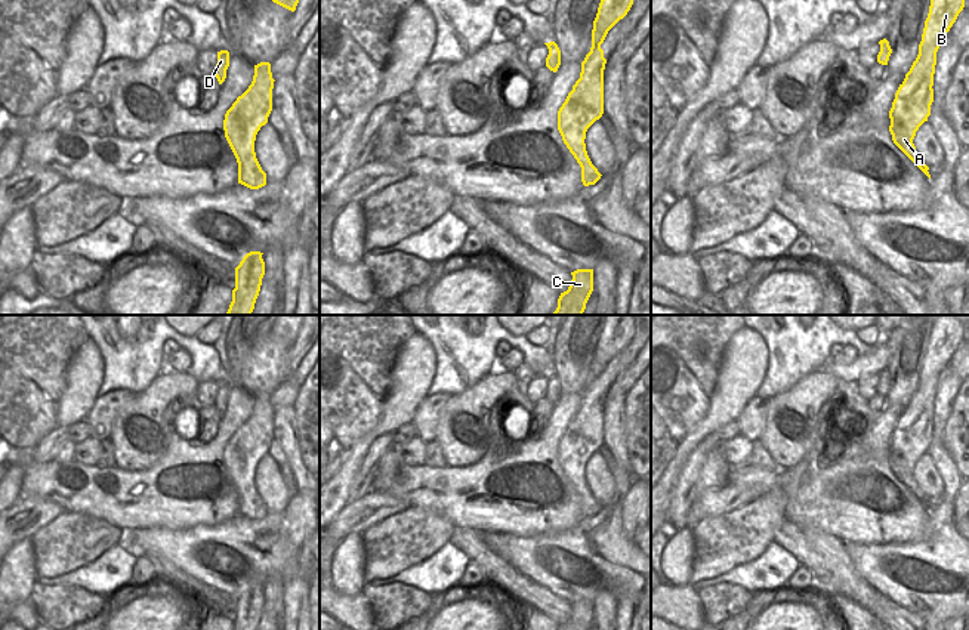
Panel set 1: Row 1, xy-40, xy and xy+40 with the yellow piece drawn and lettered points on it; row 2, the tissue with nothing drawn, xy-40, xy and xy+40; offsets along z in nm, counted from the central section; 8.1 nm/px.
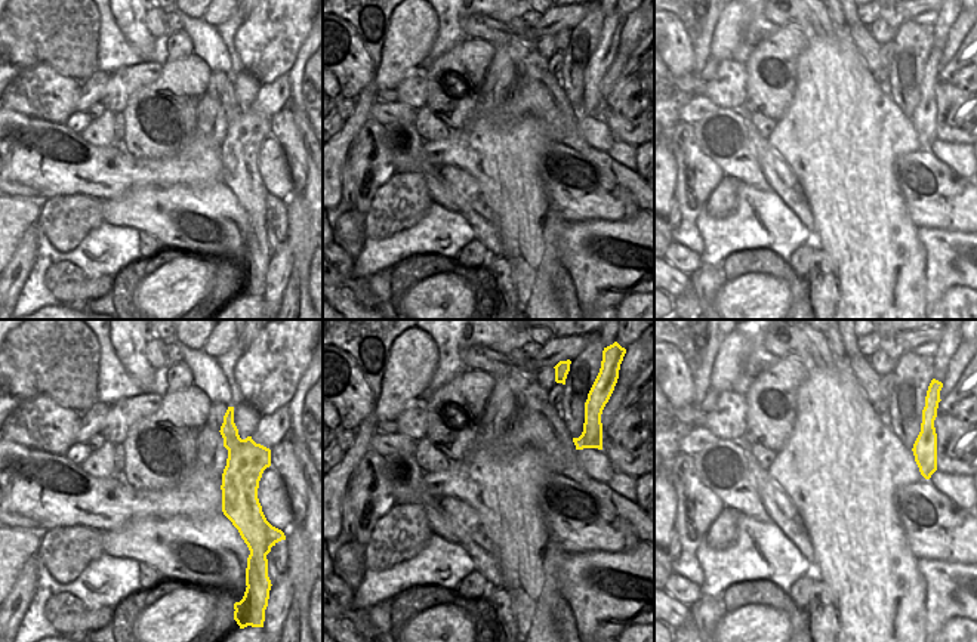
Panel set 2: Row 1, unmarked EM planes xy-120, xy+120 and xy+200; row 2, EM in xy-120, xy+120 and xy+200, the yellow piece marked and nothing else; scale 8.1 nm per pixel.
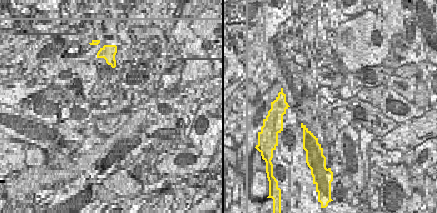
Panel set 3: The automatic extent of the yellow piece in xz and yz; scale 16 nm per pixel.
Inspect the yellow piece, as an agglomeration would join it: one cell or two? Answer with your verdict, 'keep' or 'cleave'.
cleave

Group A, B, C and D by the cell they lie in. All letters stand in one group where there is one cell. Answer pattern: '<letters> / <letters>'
A C D / B

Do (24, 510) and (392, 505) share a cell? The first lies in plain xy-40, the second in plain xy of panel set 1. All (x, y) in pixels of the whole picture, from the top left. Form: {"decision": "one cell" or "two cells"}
{"decision": "one cell"}

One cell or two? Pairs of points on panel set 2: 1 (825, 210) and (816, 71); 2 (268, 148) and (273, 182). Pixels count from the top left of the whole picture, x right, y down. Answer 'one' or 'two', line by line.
1: one
2: one

